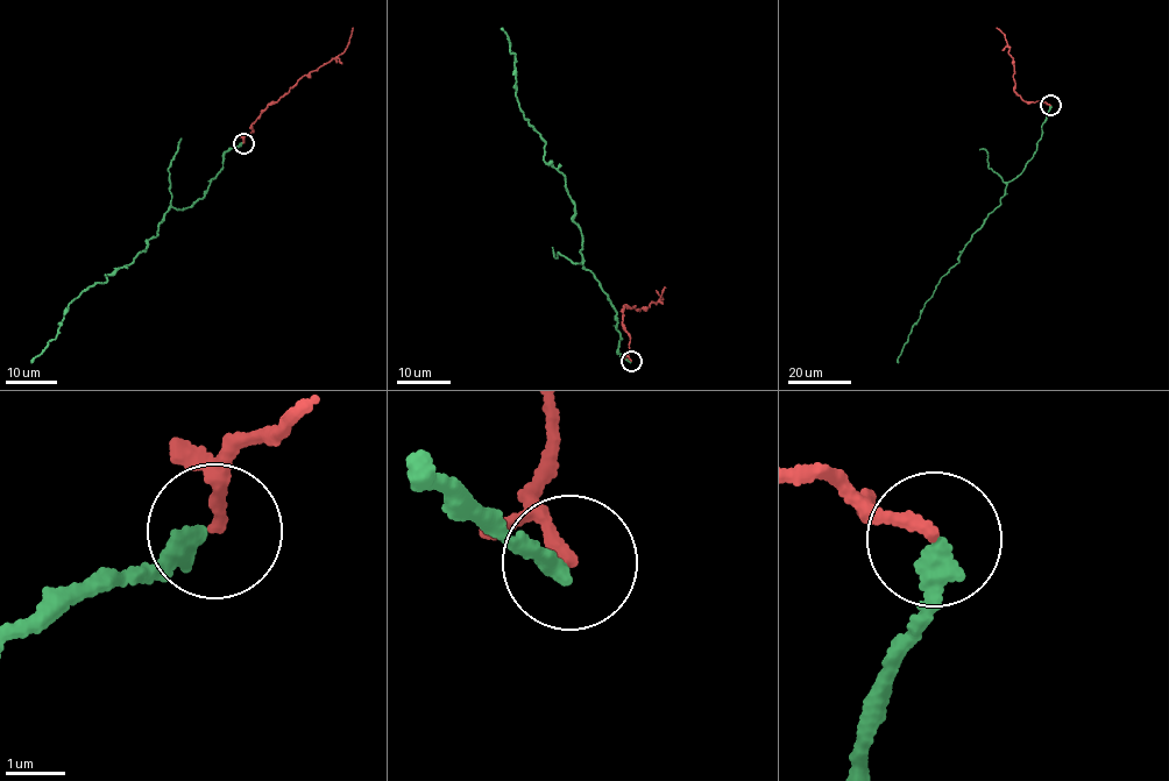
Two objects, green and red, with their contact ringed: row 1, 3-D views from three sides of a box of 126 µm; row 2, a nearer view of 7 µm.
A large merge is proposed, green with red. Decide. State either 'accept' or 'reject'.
accept

